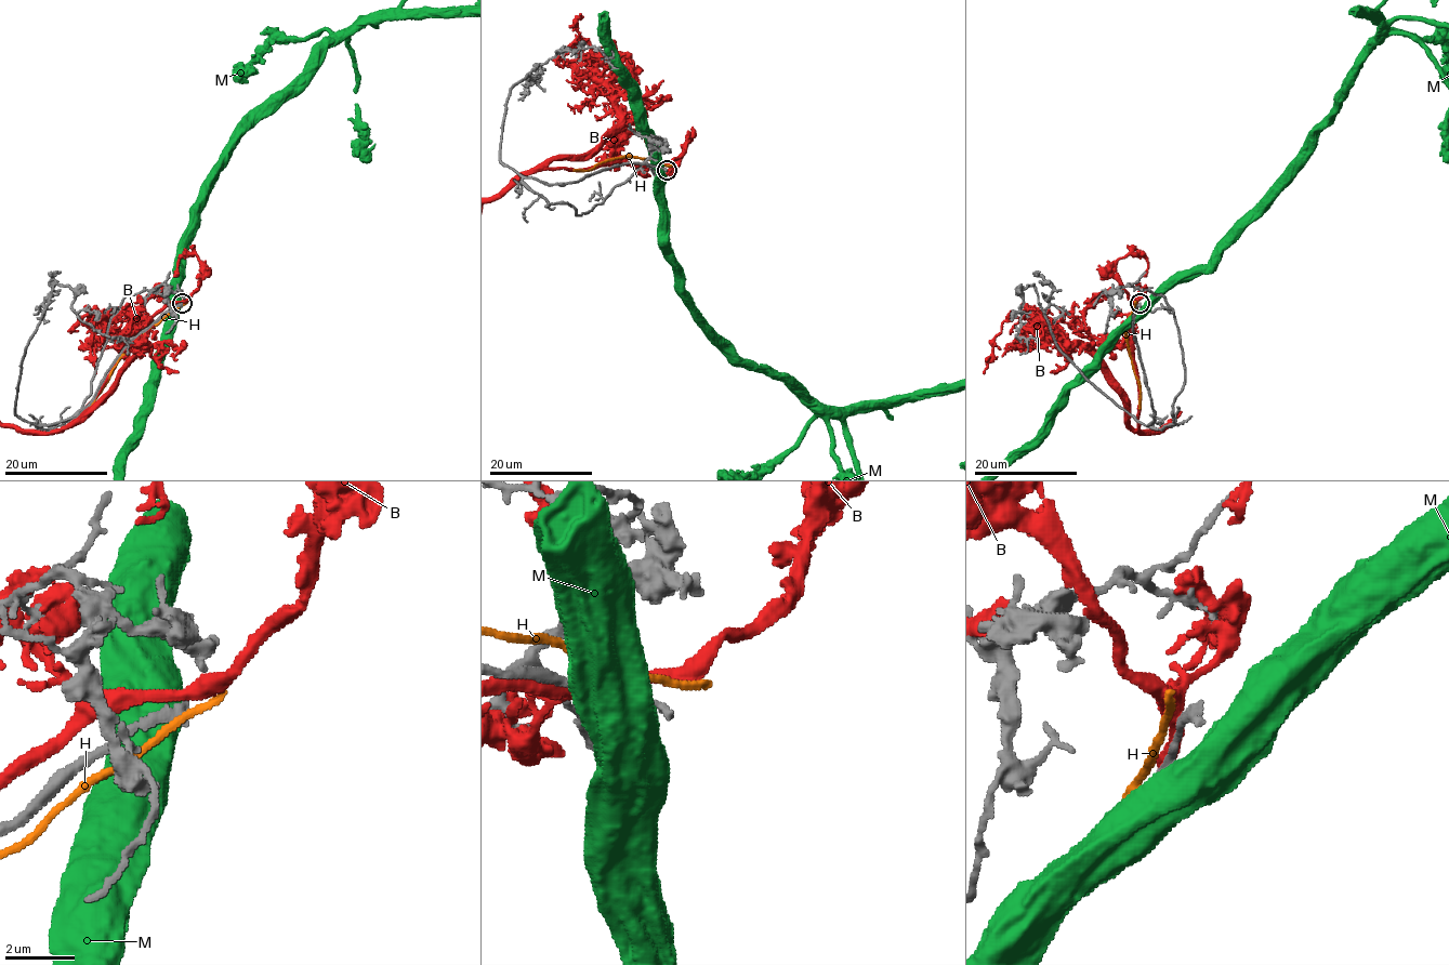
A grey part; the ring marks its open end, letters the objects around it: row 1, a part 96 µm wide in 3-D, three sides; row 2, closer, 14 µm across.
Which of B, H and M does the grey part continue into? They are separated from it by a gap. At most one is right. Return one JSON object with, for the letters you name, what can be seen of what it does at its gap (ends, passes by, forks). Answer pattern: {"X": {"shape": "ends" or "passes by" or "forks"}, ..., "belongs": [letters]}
{"belongs": []}

